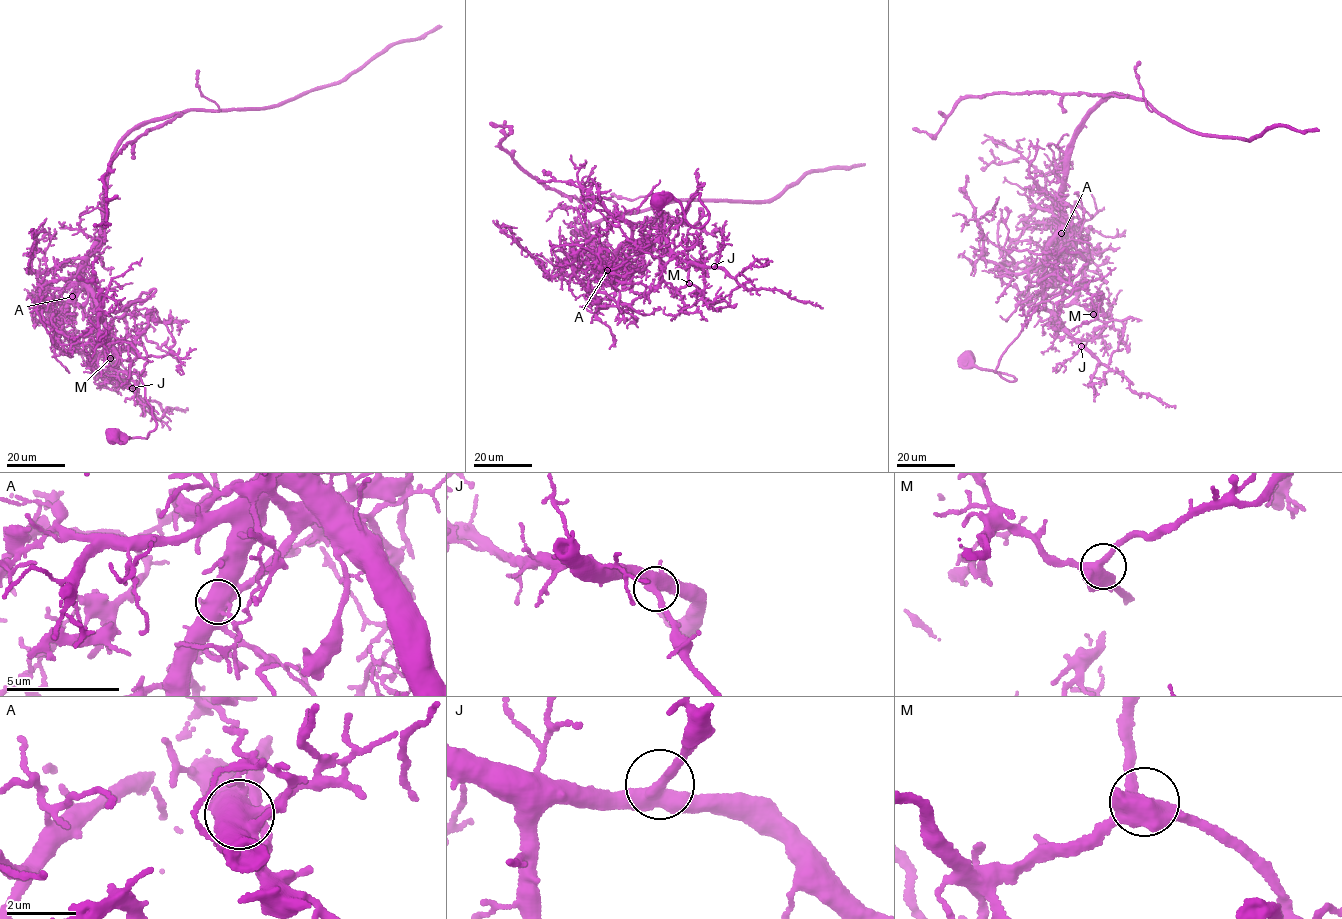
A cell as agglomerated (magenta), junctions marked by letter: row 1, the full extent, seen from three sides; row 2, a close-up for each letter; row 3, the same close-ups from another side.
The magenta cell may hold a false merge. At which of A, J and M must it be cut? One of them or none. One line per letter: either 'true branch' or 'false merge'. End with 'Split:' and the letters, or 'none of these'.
A: false merge
J: true branch
M: true branch
Split: A

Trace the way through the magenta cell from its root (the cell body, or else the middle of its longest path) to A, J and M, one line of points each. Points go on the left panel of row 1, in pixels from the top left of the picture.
A: (112, 436), (155, 428), (146, 352), (134, 336), (116, 352), (89, 290), (72, 296)
J: (112, 436), (146, 439), (156, 425), (140, 376), (146, 350), (127, 336), (114, 343), (113, 368), (132, 388)
M: (112, 436), (146, 439), (156, 422), (139, 337), (90, 361), (110, 358)

